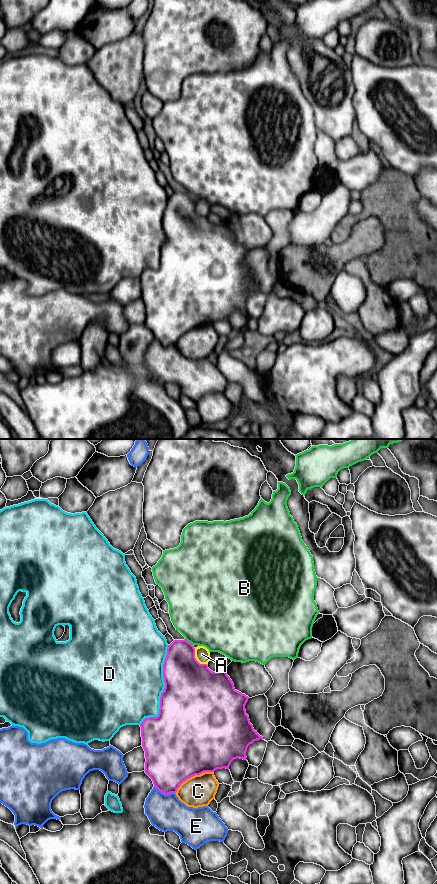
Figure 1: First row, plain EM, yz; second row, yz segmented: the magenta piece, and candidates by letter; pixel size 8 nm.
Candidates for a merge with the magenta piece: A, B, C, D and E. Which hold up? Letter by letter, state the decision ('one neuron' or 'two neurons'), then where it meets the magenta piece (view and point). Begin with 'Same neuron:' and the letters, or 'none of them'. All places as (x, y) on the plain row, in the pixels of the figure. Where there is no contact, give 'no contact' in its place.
Same neuron: none of them
A: two neurons | yz (195, 211)
B: two neurons | yz (189, 194)
C: two neurons | yz (192, 328)
D: two neurons | yz (164, 241)
E: two neurons | yz (164, 345)

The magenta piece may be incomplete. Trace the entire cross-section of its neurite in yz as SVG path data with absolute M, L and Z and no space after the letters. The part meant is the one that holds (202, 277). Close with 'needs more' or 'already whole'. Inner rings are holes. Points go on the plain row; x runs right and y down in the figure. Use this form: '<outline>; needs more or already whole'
M174 192L167 200L163 216L164 243L160 249L157 269L145 270L140 276L142 299L145 303L145 325L152 331L154 339L163 346L176 345L187 331L204 324L229 321L234 311L246 312L246 303L254 293L263 291L250 275L245 257L249 251L234 240L234 236L222 220L213 224L207 216L200 216L195 210L195 200L184 192Z; already whole

